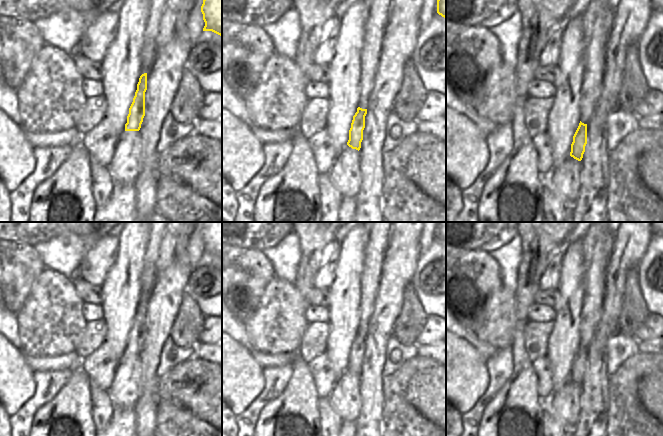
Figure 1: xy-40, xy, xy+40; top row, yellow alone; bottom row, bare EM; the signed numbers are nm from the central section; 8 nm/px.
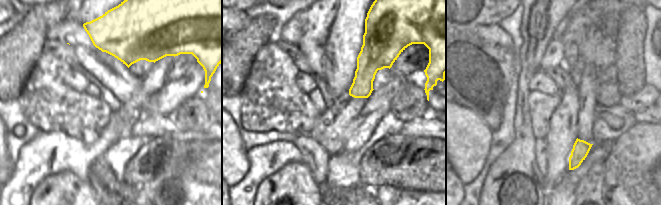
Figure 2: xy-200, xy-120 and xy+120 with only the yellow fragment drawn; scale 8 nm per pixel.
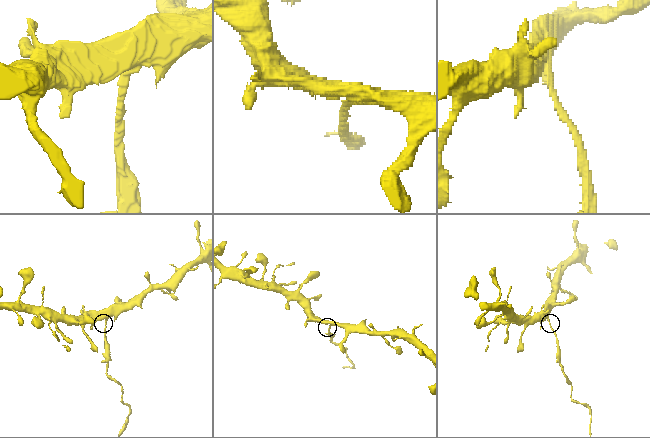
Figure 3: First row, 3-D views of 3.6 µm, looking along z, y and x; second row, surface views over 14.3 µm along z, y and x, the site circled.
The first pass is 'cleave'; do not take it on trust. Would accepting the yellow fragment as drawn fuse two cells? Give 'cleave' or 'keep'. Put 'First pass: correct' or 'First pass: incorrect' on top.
First pass: correct
cleave

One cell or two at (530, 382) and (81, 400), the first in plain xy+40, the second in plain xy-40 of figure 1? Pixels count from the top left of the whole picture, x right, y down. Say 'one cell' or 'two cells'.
one cell

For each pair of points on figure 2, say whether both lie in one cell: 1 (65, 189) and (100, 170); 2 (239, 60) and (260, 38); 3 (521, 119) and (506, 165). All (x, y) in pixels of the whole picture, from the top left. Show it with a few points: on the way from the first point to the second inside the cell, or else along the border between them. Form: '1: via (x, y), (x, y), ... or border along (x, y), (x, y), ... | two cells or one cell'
1: border along (88, 181), (95, 194) | two cells
2: via (243, 55), (255, 43) | one cell
3: via (521, 130), (520, 151), (517, 154) | one cell

